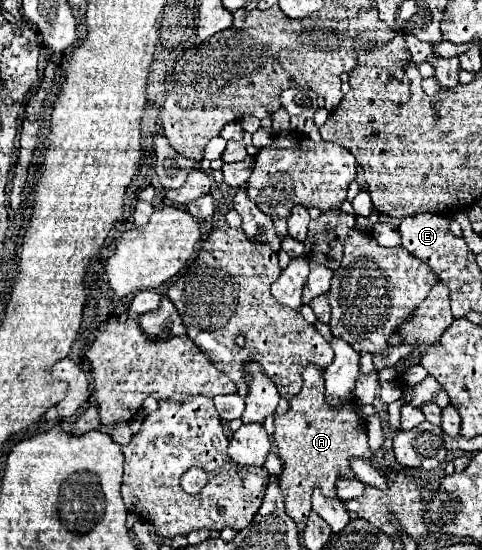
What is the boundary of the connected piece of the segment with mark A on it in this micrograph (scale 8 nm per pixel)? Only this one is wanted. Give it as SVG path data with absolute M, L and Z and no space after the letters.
M308 366L302 372L304 386L302 390L290 400L290 410L282 416L276 416L276 430L274 430L274 446L276 454L282 460L282 474L280 474L280 488L286 500L286 512L298 528L302 530L306 524L306 516L310 514L310 496L312 488L322 488L322 494L336 496L336 480L338 476L354 478L350 470L350 460L360 456L364 460L370 458L370 446L366 436L366 422L350 408L330 408L324 404L324 370L318 366Z

